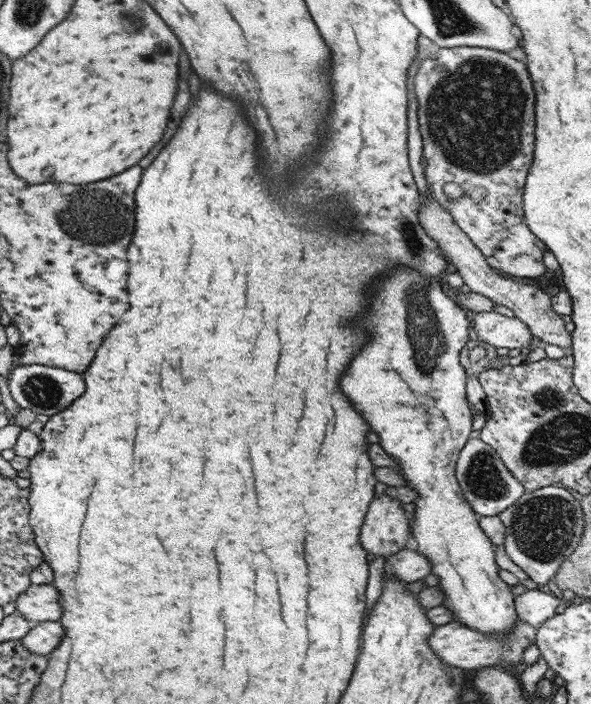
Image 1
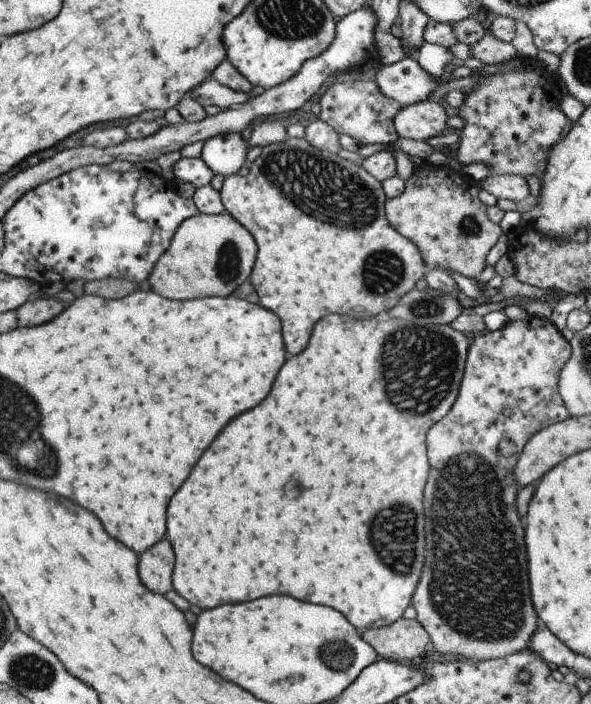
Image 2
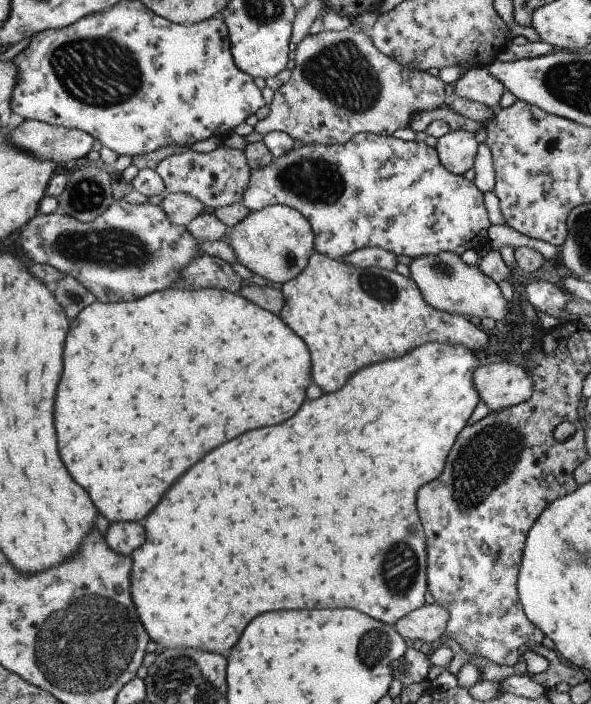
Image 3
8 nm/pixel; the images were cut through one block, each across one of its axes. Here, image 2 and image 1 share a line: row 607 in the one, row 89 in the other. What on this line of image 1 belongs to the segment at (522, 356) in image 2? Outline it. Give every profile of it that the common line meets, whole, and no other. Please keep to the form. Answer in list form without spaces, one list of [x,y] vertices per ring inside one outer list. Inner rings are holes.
[[[456,46],[453,48],[439,47],[435,54],[421,61],[413,79],[413,92],[415,93],[415,100],[417,100],[417,124],[423,146],[420,157],[423,158],[423,164],[425,164],[422,174],[425,177],[426,187],[431,192],[431,198],[443,210],[447,210],[449,216],[453,218],[453,222],[459,227],[459,230],[473,242],[475,248],[481,252],[483,258],[485,258],[487,264],[493,270],[508,278],[521,277],[524,280],[530,277],[538,278],[543,276],[547,270],[541,259],[544,250],[546,250],[545,245],[529,230],[528,226],[525,226],[522,209],[525,179],[532,162],[532,153],[534,150],[535,123],[533,108],[535,94],[532,88],[532,82],[529,82],[529,80],[530,78],[525,64],[513,54],[497,52],[497,50],[491,50],[489,48],[470,46]]]

